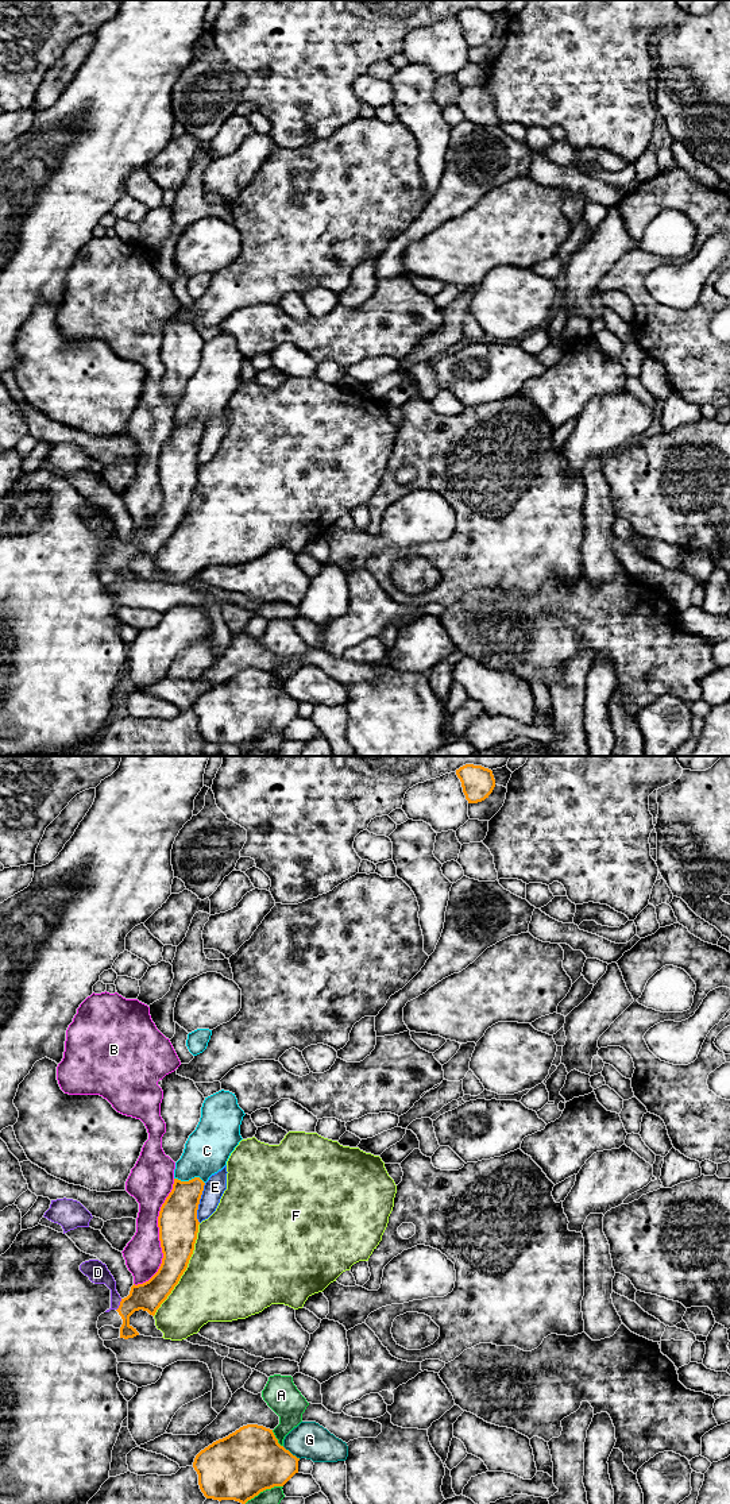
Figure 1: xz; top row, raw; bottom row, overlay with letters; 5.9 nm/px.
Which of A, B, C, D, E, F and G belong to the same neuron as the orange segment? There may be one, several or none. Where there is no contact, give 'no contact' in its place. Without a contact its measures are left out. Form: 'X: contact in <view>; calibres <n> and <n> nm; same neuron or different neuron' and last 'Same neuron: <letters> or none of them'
A: contact in xz; calibres 400 and 200 nm; different neuron
B: contact in xz; calibres 240 and 220 nm; different neuron
C: contact in xz; calibres 220 and 280 nm; different neuron
D: contact in xz; calibres 170 and 130 nm; same neuron
E: contact in xz; calibres 240 and 120 nm; different neuron
F: contact in xz; calibres 220 and 480 nm; different neuron
G: contact in xz; calibres 380 and 220 nm; different neuron
Same neuron: D

